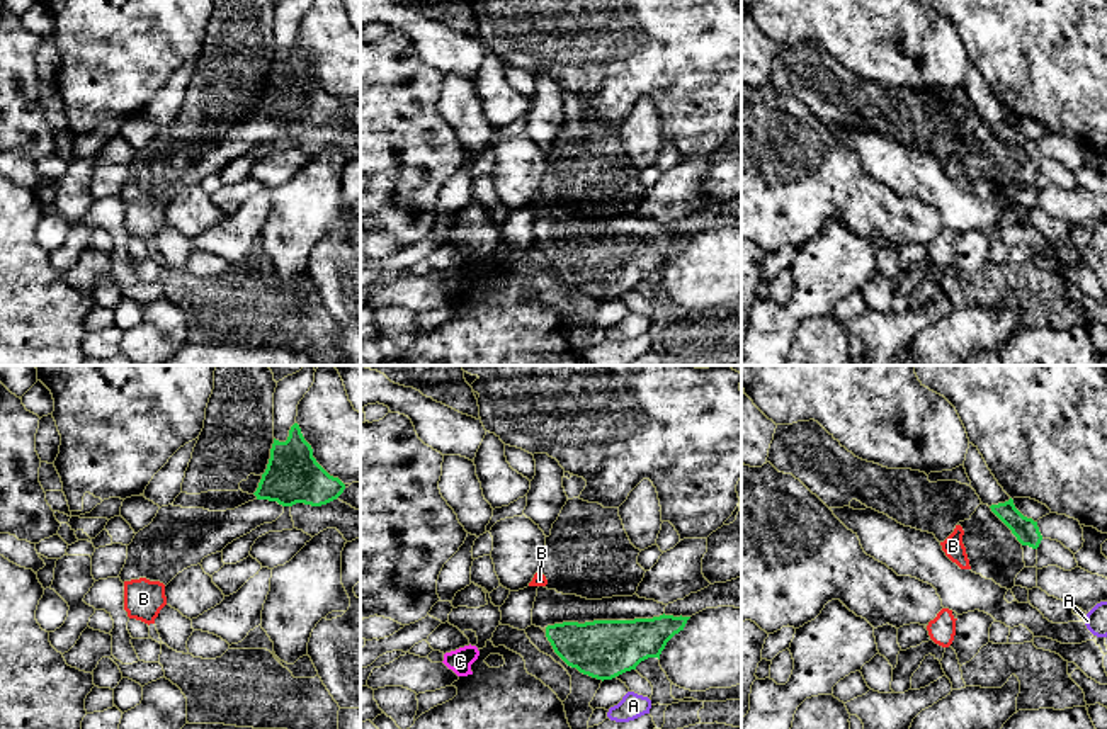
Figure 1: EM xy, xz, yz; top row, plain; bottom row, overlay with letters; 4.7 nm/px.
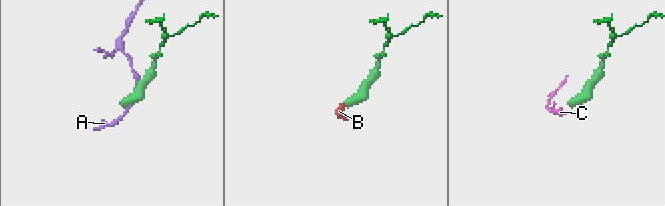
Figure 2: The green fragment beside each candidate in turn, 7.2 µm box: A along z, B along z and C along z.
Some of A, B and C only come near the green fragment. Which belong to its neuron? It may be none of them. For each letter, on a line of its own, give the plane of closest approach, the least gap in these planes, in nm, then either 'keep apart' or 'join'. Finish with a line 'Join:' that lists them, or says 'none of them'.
A: nearest in xz; 90 nm apart; keep apart
B: nearest in yz; 160 nm apart; join
C: nearest in xz; 320 nm apart; keep apart
Join: B

